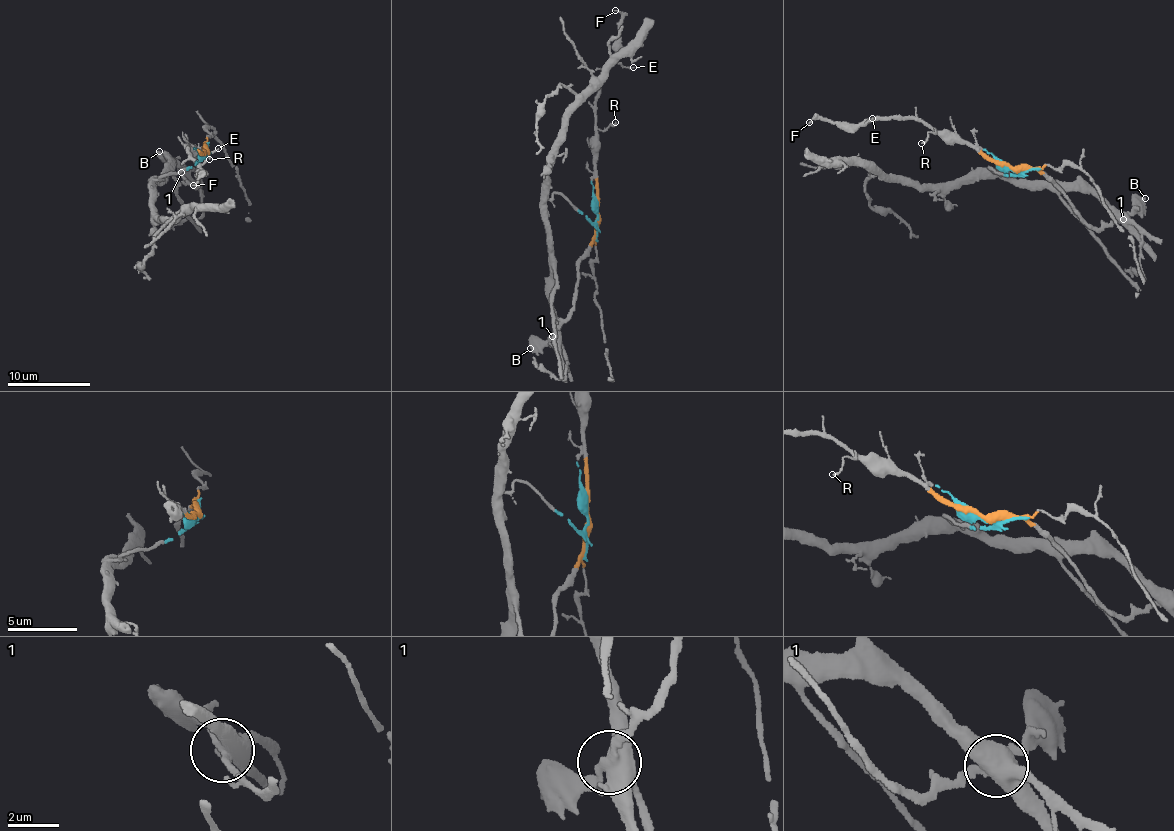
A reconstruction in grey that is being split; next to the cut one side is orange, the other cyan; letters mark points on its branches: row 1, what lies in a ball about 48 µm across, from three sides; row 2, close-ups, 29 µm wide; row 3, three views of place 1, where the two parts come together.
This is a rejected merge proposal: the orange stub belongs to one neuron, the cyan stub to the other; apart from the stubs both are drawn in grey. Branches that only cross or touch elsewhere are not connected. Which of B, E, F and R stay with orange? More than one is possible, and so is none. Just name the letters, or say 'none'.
B, E, F, R

